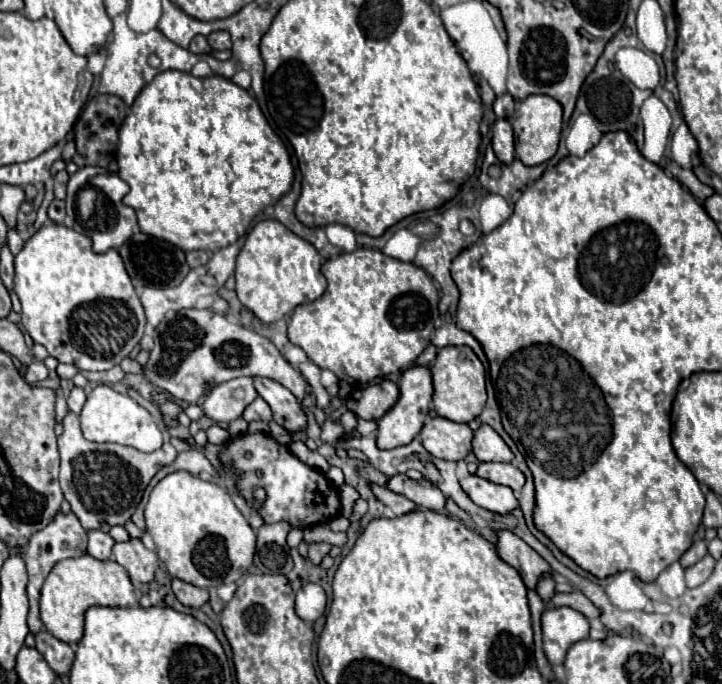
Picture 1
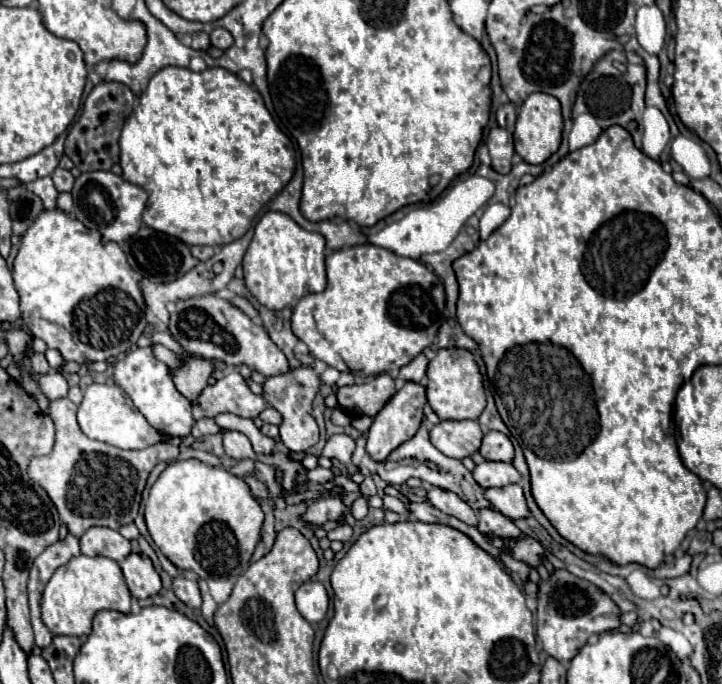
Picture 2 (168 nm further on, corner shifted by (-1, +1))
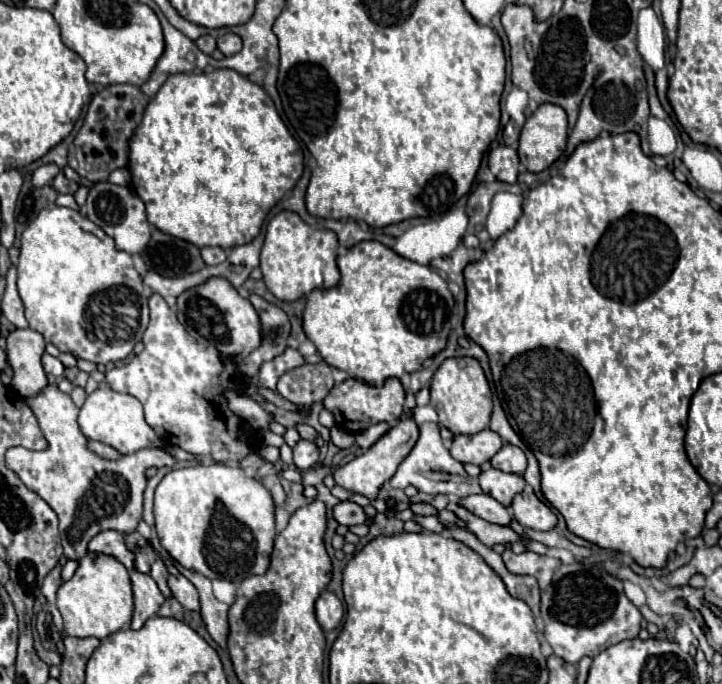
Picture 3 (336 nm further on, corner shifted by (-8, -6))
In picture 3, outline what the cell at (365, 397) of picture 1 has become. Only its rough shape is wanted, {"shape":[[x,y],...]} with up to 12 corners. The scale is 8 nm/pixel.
{"shape":[[399,378],[381,388],[345,380],[323,400],[339,428],[395,426],[403,416]]}

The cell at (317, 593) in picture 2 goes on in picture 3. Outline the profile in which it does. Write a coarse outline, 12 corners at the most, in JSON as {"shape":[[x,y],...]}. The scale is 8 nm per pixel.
{"shape":[[327,590],[315,602],[325,632],[343,620],[339,598]]}

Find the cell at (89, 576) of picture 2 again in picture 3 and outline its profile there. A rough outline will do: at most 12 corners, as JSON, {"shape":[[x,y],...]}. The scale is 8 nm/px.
{"shape":[[85,554],[57,590],[67,636],[129,628],[125,566]]}

